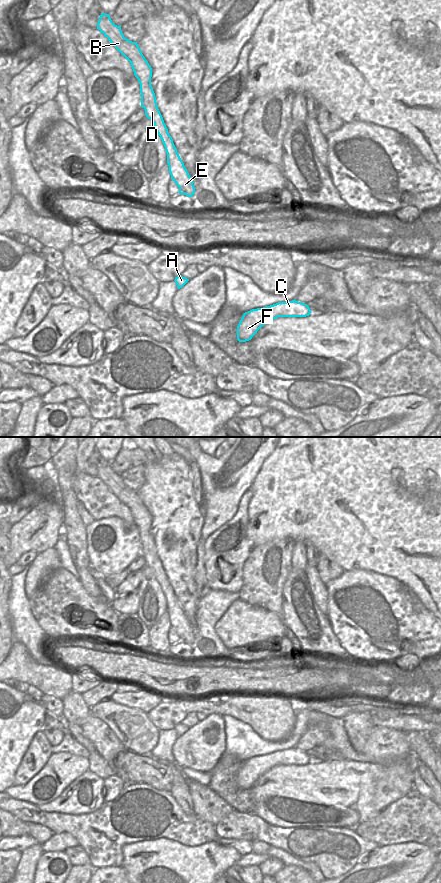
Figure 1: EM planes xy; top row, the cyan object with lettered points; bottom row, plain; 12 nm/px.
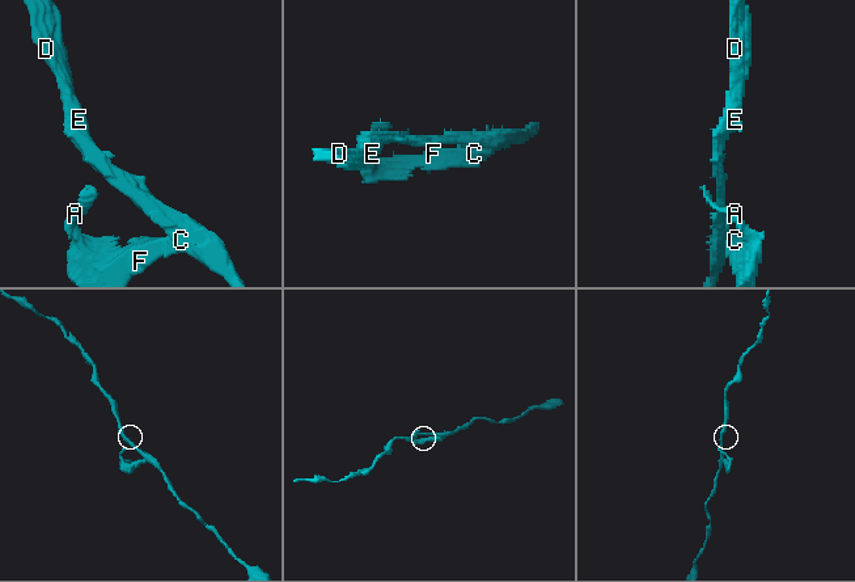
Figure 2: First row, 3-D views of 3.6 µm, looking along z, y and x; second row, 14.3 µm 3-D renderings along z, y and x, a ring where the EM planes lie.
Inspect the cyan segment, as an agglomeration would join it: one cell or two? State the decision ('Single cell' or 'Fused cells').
Fused cells

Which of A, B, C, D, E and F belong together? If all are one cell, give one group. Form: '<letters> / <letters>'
A C F / B D E

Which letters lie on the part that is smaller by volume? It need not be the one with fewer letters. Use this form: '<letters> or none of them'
A, C, F

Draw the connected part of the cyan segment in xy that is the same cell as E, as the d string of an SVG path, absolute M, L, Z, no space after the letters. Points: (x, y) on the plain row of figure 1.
M102 461L97 471L97 477L108 486L110 491L131 511L135 525L140 532L141 555L150 567L160 584L167 601L167 612L171 627L179 635L179 642L192 645L195 641L193 629L181 608L172 585L164 571L157 555L155 541L151 534L152 516L143 504L137 490L124 485L121 474L115 473L109 462Z

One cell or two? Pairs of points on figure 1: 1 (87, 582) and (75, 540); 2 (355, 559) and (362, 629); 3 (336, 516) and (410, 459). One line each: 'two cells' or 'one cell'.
1: one cell
2: two cells
3: one cell

